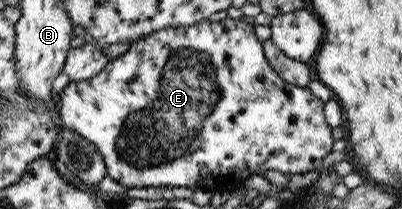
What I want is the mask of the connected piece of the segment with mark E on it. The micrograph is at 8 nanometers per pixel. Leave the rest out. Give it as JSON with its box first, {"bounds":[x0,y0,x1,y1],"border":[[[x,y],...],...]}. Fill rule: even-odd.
{"bounds":[56,17,331,192],"border":[[[225,17],[220,22],[202,20],[191,26],[179,26],[179,28],[163,28],[157,32],[151,32],[149,36],[137,38],[129,48],[117,58],[109,59],[107,66],[101,72],[97,72],[89,80],[79,80],[65,85],[61,94],[56,96],[57,112],[56,121],[59,127],[72,130],[95,145],[105,164],[105,173],[111,180],[125,188],[153,187],[183,187],[194,190],[196,188],[208,189],[211,192],[231,192],[239,187],[247,178],[253,175],[261,175],[266,170],[283,173],[286,176],[302,174],[315,169],[320,169],[321,160],[331,151],[330,127],[324,119],[322,109],[324,102],[316,98],[307,88],[297,87],[284,82],[269,67],[263,55],[263,46],[259,43],[253,25],[242,22],[239,19]]]}

